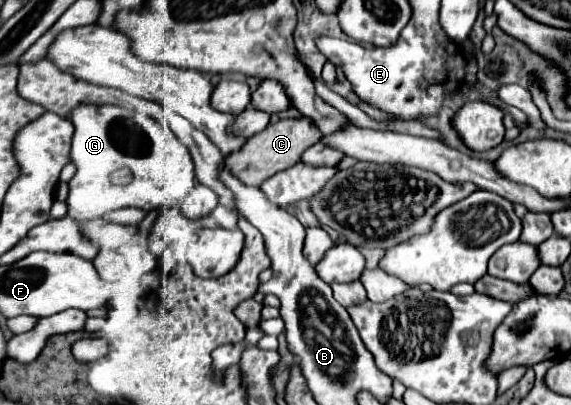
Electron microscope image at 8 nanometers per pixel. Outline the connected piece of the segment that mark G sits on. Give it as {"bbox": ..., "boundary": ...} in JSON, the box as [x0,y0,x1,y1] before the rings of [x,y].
{"bbox":[66,104,196,222],"boundary":[[[80,104],[68,120],[74,124],[70,158],[78,168],[66,200],[70,218],[86,222],[128,206],[146,212],[158,206],[174,206],[196,186],[188,148],[156,118],[112,104]]]}

